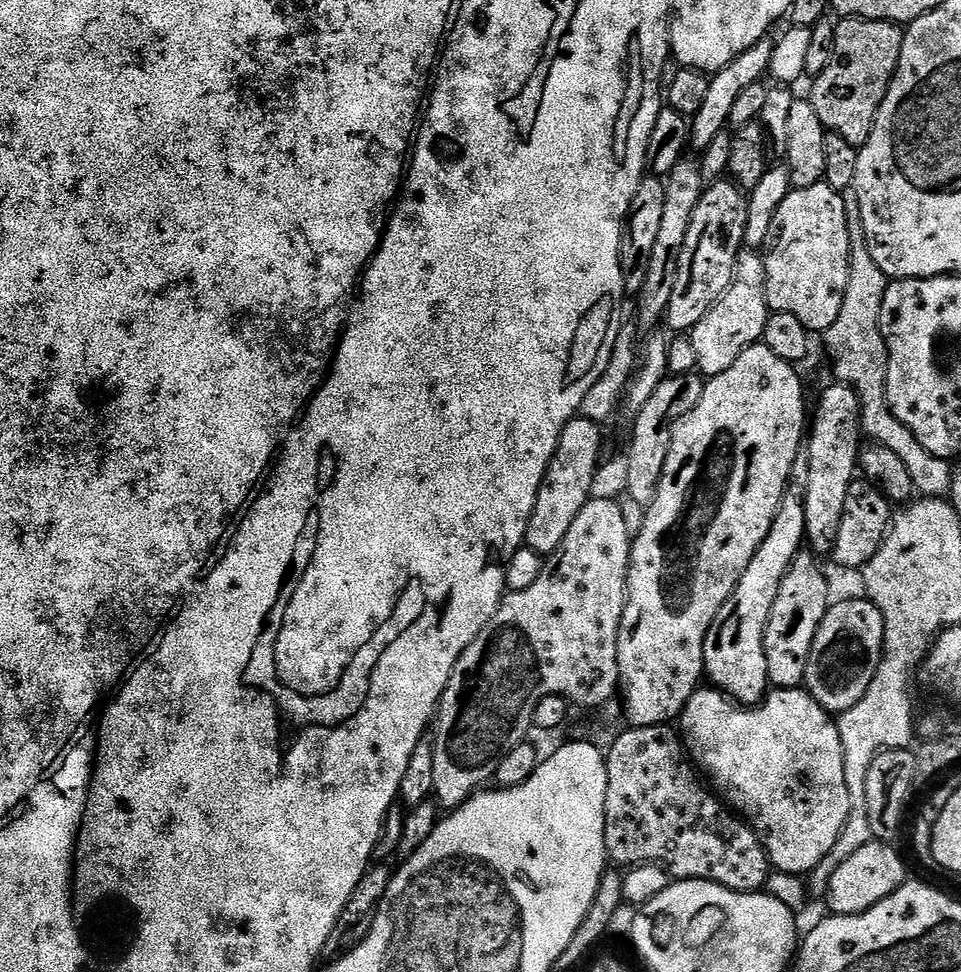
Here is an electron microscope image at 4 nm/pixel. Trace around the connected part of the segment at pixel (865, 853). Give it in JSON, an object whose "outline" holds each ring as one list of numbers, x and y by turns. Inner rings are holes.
{"outline":[[888,842,867,844,862,846,862,850,850,854,850,858,846,858,846,862,842,862,842,866,838,866,838,870,834,870,826,893,827,911,831,915,862,914,866,910,878,906,878,902,882,902,882,898,890,898,890,894,894,894,894,890,898,890,906,883,904,860,892,847,893,845]]}

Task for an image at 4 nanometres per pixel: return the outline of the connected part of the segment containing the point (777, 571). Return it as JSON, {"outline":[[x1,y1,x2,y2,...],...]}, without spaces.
{"outline":[[802,450,794,458,788,484,784,487,778,514,774,514,774,526,762,546,750,558,746,574,738,578,738,586,726,598,722,610,714,618,704,643,704,674,711,687,721,691,740,706,756,706,769,691,764,635,774,598,778,598,778,586,786,576,796,553,806,544,806,486,808,485,808,454]]}

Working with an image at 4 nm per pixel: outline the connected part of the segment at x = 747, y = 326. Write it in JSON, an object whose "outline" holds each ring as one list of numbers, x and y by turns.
{"outline":[[741,250,726,294,722,294,717,304,710,306,706,318,702,318,690,333,700,375,711,378,722,374,722,370,730,370,730,366,738,362,738,354,742,354,742,350,763,341,769,315,764,257,756,250]]}

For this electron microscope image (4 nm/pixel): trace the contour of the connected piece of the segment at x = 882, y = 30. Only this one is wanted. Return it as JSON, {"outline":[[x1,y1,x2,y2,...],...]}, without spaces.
{"outline":[[841,19,836,24,832,60,826,66,826,70,822,70,822,74,811,81,810,99,818,118,822,118,822,126,827,131,838,134,838,138,846,138,846,142,850,142,850,146,854,146,857,150,870,138,870,130,886,98,886,90,896,73,903,41,904,33,901,25,894,24,891,20]]}

